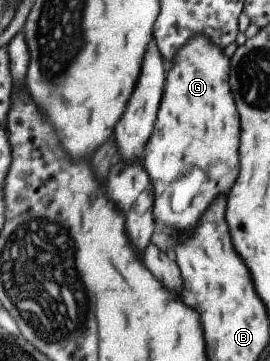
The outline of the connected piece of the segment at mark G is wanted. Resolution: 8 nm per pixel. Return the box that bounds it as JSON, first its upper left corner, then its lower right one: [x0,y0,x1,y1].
[144,36,240,234]

